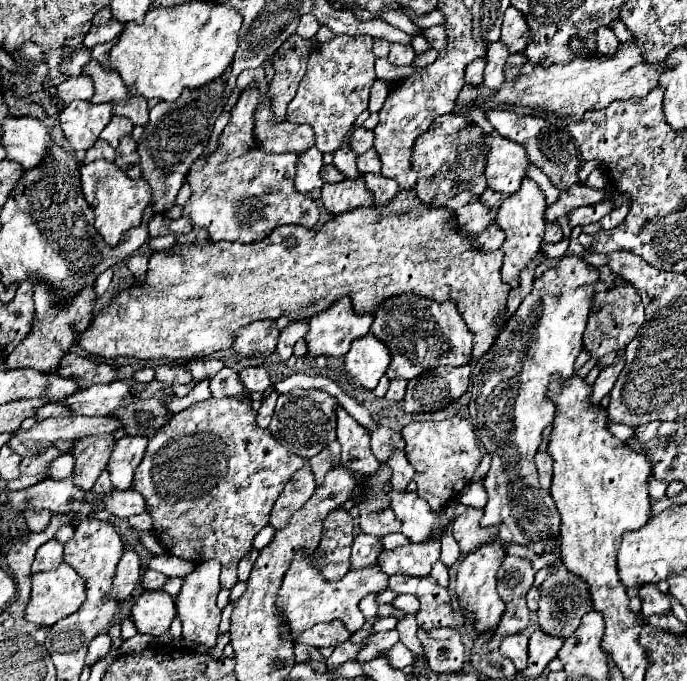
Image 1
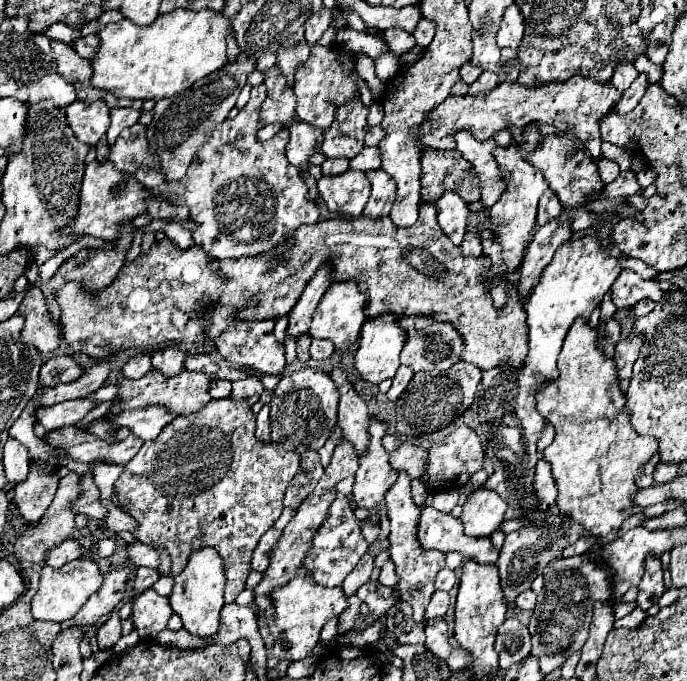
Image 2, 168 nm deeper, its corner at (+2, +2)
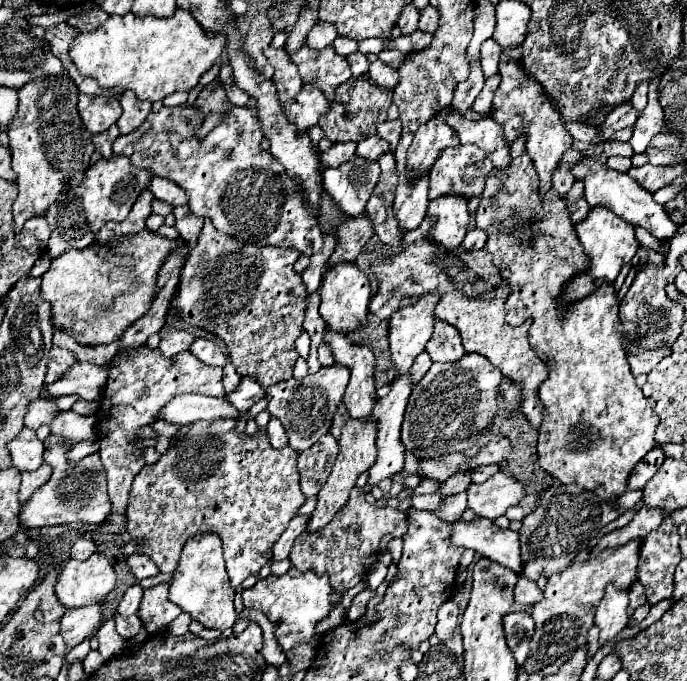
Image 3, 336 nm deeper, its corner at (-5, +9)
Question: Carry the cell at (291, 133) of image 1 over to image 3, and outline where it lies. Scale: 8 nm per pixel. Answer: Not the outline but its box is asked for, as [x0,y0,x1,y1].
[264,47,302,103]

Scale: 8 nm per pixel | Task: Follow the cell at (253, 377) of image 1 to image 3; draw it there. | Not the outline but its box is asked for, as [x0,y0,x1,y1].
[228,377,264,411]

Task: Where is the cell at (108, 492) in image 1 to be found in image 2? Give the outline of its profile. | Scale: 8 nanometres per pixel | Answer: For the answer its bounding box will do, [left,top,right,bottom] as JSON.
[73,474,109,520]

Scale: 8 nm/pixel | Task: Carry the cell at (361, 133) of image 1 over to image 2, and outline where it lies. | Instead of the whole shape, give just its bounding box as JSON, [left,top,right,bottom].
[365,126,385,146]

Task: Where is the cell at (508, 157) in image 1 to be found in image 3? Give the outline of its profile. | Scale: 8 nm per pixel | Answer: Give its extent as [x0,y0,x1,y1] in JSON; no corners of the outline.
[446,113,510,169]

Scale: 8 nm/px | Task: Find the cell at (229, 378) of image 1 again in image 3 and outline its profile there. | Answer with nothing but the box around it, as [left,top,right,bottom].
[222,361,240,395]

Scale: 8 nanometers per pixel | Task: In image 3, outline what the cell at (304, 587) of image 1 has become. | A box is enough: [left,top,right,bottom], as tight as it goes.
[242,567,340,653]

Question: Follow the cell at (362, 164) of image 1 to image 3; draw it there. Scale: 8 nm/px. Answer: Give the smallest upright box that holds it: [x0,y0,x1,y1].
[356,135,390,161]

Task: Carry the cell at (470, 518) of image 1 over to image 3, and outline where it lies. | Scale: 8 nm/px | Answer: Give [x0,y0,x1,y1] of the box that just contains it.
[468,473,526,519]

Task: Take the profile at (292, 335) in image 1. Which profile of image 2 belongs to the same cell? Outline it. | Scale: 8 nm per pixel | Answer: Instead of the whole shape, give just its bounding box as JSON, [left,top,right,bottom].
[287,266,331,338]

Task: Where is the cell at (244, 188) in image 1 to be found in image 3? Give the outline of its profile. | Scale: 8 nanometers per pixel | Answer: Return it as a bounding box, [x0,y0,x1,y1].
[114,81,324,255]

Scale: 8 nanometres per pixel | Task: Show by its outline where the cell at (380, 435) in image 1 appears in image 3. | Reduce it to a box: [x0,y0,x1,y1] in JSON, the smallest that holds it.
[420,453,468,481]

